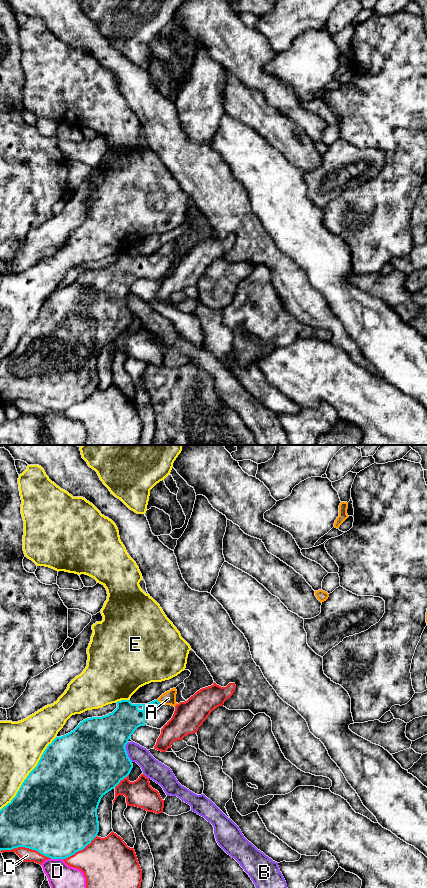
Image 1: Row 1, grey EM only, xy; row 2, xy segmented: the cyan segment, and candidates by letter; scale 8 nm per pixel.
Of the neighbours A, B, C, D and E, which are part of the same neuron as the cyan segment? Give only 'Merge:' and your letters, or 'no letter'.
Merge: A

